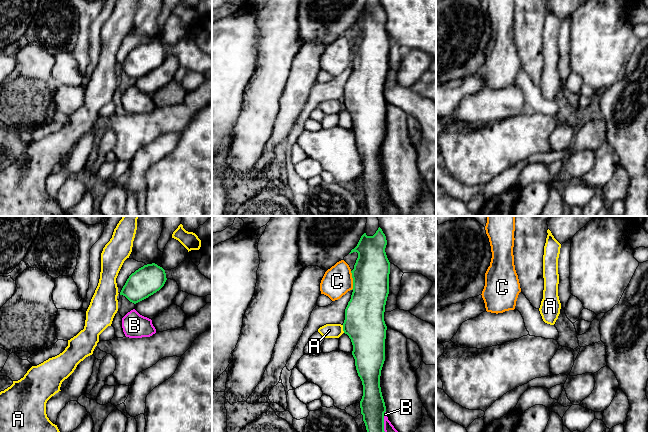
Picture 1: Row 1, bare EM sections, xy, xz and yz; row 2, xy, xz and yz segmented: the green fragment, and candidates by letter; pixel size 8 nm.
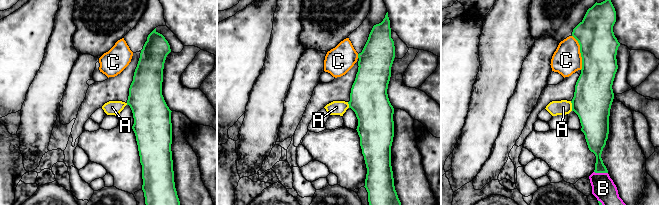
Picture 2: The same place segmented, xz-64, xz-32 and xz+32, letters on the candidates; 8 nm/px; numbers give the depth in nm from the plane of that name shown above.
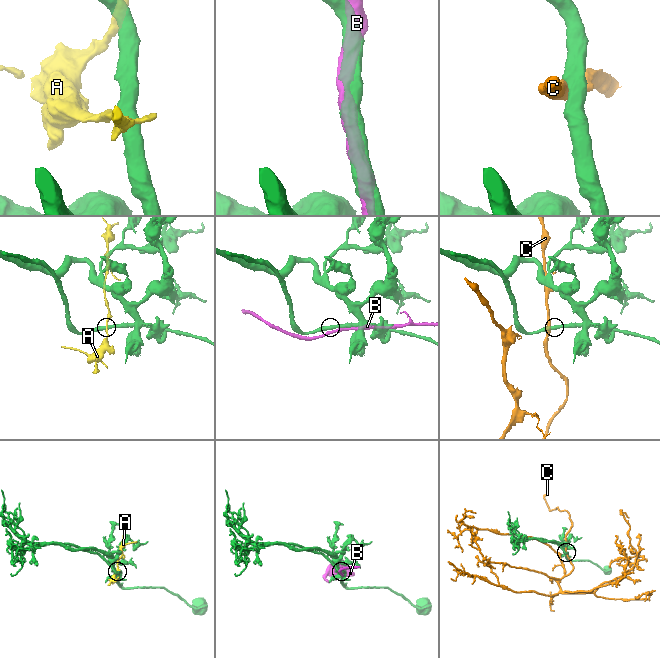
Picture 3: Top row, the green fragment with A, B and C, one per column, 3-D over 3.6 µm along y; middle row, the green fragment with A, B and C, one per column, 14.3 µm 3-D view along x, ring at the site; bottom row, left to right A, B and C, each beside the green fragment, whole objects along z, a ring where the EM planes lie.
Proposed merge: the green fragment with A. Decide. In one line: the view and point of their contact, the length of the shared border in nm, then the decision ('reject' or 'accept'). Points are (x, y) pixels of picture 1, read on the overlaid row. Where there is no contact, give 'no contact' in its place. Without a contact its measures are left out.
meets green in xz at (343, 329); contact 70 nm long; reject

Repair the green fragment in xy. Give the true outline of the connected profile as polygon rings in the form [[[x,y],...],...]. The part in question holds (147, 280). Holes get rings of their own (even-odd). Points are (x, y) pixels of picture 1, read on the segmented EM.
[[[155,263],[147,264],[129,276],[120,295],[136,304],[159,291],[166,280],[166,273],[162,267]]]

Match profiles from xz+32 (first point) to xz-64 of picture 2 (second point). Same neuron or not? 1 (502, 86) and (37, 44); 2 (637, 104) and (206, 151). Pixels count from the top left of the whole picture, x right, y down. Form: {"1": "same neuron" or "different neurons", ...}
{"1": "different neurons", "2": "different neurons"}

